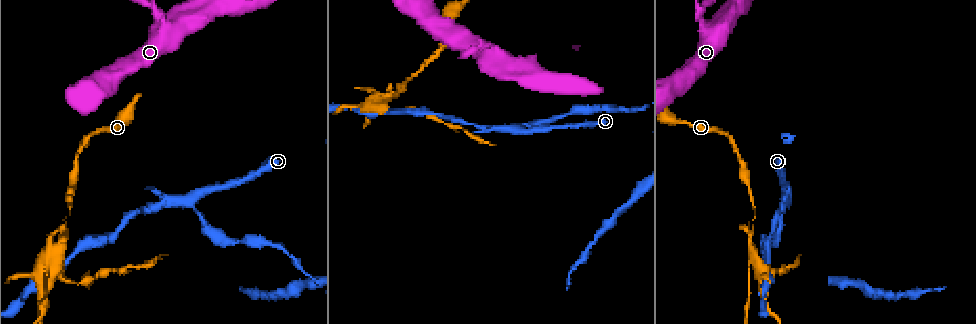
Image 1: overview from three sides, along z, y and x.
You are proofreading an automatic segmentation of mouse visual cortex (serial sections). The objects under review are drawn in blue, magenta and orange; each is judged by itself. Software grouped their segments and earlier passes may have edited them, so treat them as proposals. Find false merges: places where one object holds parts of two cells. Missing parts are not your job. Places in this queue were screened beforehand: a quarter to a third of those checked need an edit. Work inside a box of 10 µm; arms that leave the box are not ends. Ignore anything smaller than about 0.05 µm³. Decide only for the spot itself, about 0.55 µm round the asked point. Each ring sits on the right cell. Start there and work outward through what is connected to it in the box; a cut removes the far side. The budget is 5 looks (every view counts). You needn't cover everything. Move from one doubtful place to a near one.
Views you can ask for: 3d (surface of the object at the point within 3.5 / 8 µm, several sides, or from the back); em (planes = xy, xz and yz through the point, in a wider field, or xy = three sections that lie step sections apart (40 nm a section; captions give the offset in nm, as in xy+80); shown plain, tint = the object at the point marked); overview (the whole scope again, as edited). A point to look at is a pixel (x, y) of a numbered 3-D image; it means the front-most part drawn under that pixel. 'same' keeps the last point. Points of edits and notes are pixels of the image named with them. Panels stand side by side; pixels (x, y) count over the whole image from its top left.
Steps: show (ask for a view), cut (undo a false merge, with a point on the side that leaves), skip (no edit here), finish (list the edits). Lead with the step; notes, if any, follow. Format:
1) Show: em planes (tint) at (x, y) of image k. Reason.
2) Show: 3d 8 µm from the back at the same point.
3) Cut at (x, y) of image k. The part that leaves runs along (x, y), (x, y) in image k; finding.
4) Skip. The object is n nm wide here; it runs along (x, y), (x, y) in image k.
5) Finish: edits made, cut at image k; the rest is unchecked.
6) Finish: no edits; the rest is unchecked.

Show: 3d 3.5 µm from the back at (378, 99) of image 1. Thin arm on a thick one.

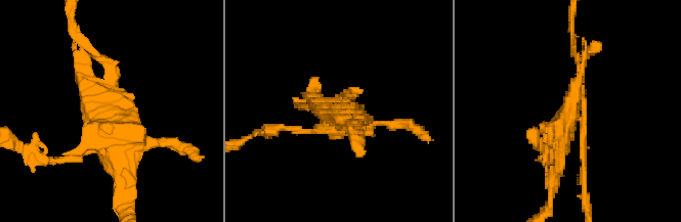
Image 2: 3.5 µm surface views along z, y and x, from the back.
Show: em xy step 3 (tint) at (339, 113) of image 2. Need the tissue.

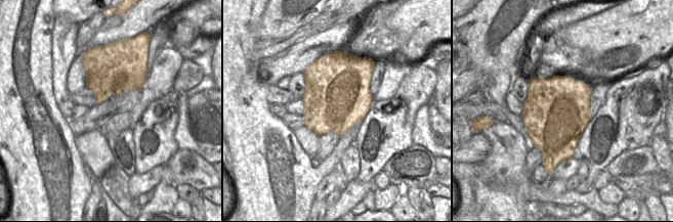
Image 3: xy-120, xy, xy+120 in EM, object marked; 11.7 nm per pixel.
Cut at (562, 128) of image 2. The object is 800 nm wide here; the part that leaves runs along (580, 87), (548, 156) in image 2; a second cell is stuck on.

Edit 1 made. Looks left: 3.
Show: overview. See it whole again.

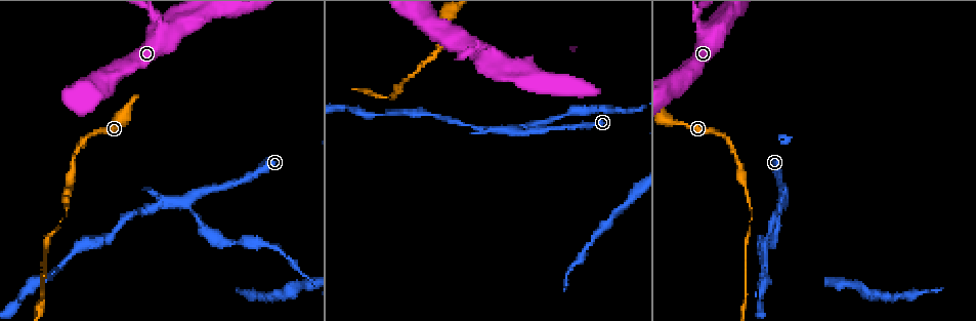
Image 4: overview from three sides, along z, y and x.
Show: 3d 8 µm at (784, 198) of image 4.

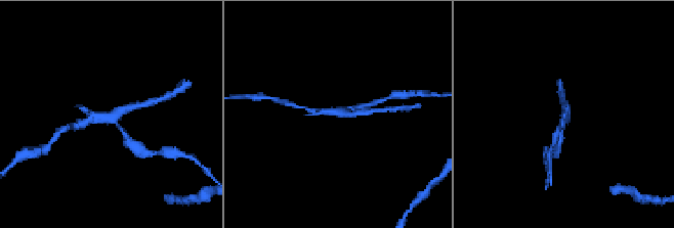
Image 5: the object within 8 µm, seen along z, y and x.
Show: em xy step 3 (tint) at the same point. 3 arms meet here; the arms are 150, 200, 250 nm wide; shape alone is not enough.

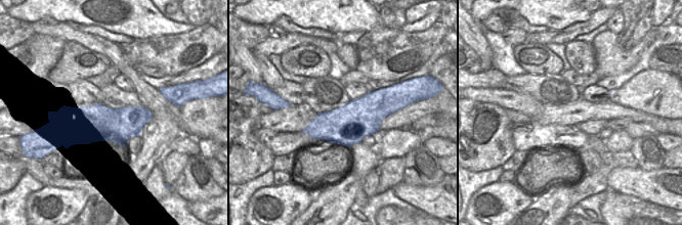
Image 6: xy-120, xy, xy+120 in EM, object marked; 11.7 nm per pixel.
Cut at (126, 137) of image 5. The object is 480 nm wide here; a second cell is stuck on.

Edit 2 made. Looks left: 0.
Finish: edits made, cut at image 2, cut at image 5; the rest is unchecked.

